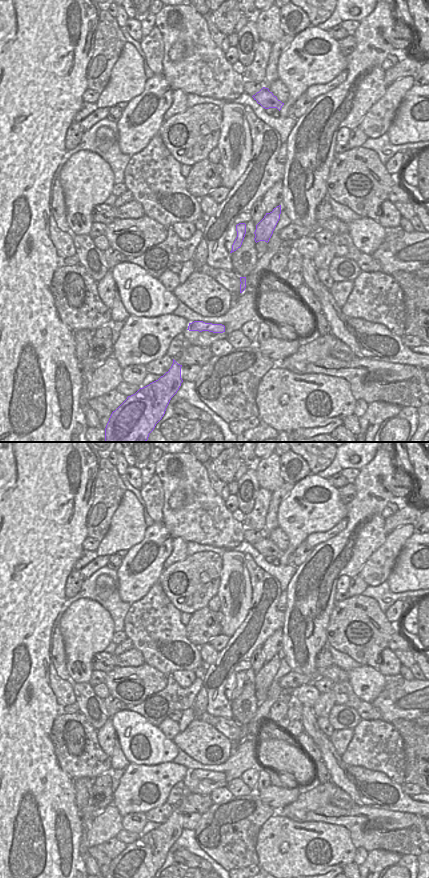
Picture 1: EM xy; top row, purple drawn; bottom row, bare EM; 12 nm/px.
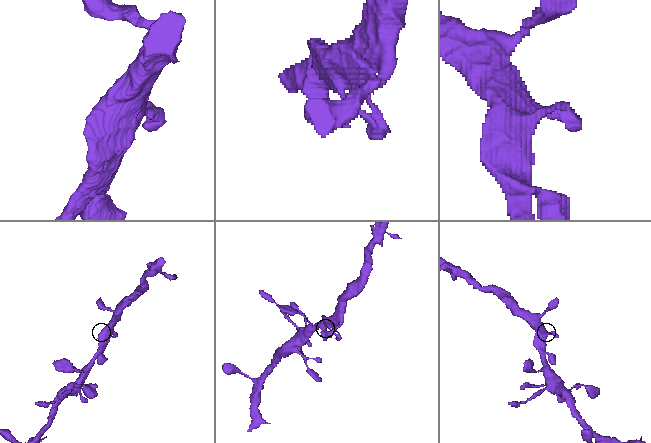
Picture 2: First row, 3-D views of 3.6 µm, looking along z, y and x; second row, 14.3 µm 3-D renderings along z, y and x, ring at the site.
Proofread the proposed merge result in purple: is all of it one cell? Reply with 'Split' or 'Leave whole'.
Leave whole.

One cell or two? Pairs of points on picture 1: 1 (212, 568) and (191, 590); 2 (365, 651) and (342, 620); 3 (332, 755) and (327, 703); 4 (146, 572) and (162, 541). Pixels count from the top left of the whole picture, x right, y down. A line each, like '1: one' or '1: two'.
1: one
2: one
3: two
4: one

